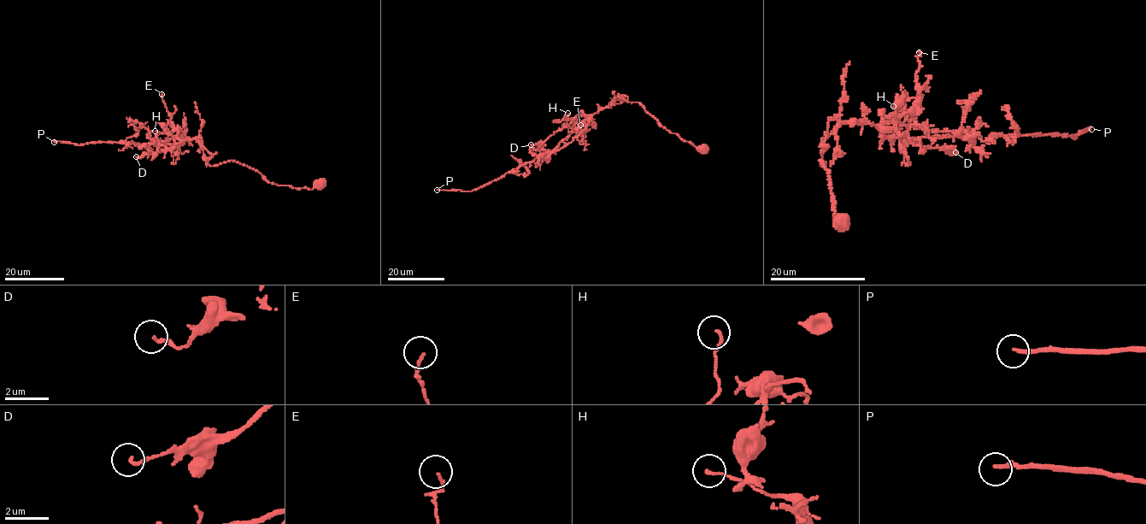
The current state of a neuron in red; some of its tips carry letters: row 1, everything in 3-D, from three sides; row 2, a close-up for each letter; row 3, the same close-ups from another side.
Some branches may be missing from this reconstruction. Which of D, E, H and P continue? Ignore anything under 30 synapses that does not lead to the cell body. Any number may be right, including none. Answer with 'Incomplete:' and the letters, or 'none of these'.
Incomplete: P

